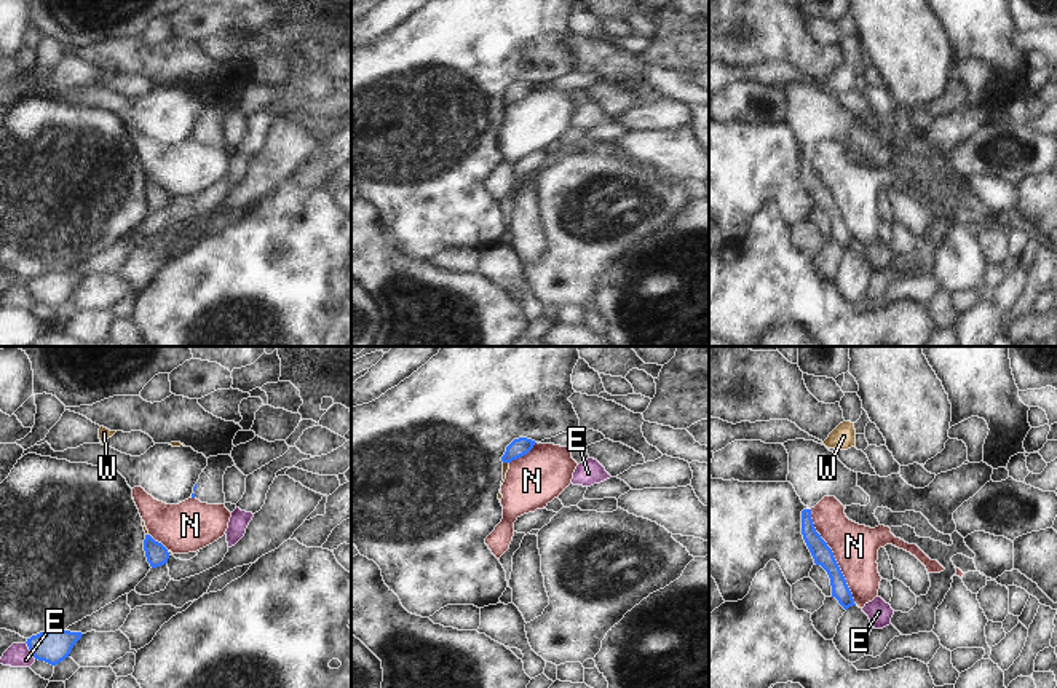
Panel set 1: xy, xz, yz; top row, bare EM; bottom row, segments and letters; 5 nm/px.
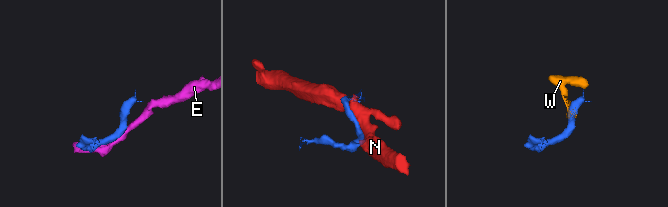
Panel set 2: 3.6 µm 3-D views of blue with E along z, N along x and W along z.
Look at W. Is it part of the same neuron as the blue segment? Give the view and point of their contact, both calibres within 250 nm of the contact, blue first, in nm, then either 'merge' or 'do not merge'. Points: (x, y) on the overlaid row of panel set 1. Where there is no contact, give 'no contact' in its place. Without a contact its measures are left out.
xz (506, 462) | 90/30 nm | do not merge

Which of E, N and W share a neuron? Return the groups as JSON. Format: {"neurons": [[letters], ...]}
{"neurons": [["E"], ["N", "W"]]}

